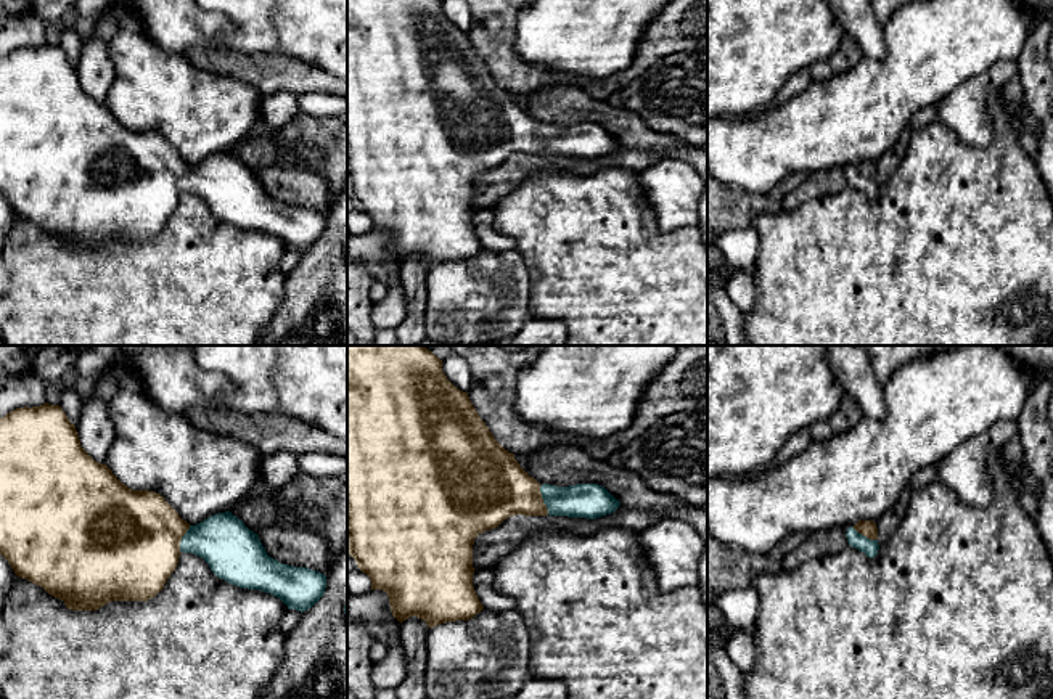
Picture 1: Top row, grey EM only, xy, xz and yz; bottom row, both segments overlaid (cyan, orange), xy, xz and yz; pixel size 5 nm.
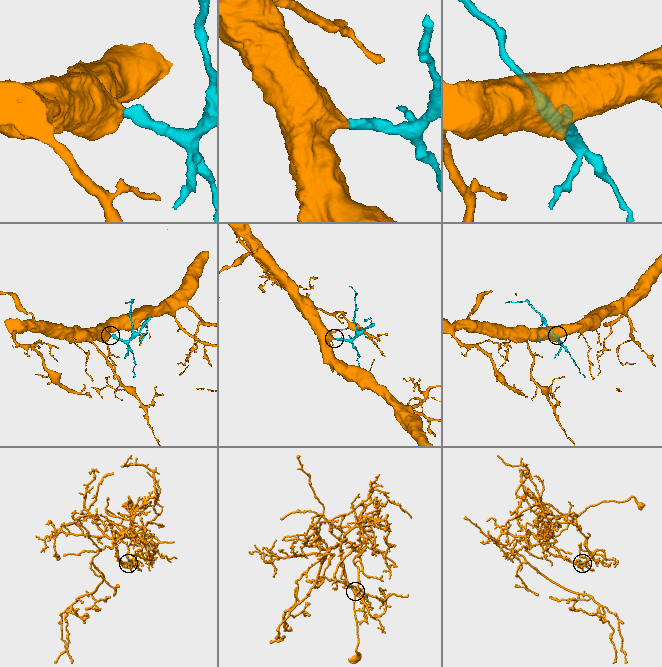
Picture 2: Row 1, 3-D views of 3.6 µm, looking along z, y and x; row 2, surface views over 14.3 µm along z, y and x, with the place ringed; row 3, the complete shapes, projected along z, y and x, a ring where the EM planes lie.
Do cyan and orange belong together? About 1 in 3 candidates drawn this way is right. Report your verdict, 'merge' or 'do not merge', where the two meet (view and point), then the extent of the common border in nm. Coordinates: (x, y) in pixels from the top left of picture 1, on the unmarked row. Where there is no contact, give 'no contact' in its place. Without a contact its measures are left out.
merge; contact xz (544, 140); length 150 nm

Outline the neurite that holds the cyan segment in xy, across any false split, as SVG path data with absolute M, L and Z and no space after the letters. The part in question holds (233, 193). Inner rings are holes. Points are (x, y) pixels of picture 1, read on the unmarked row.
M59 45L16 48L0 58L0 194L18 217L42 227L68 249L96 251L111 241L154 238L175 211L182 191L203 198L219 219L240 228L270 233L288 249L310 249L326 228L326 215L270 198L259 175L230 151L190 166L162 135L124 125L106 104L96 103L80 87L76 66Z

